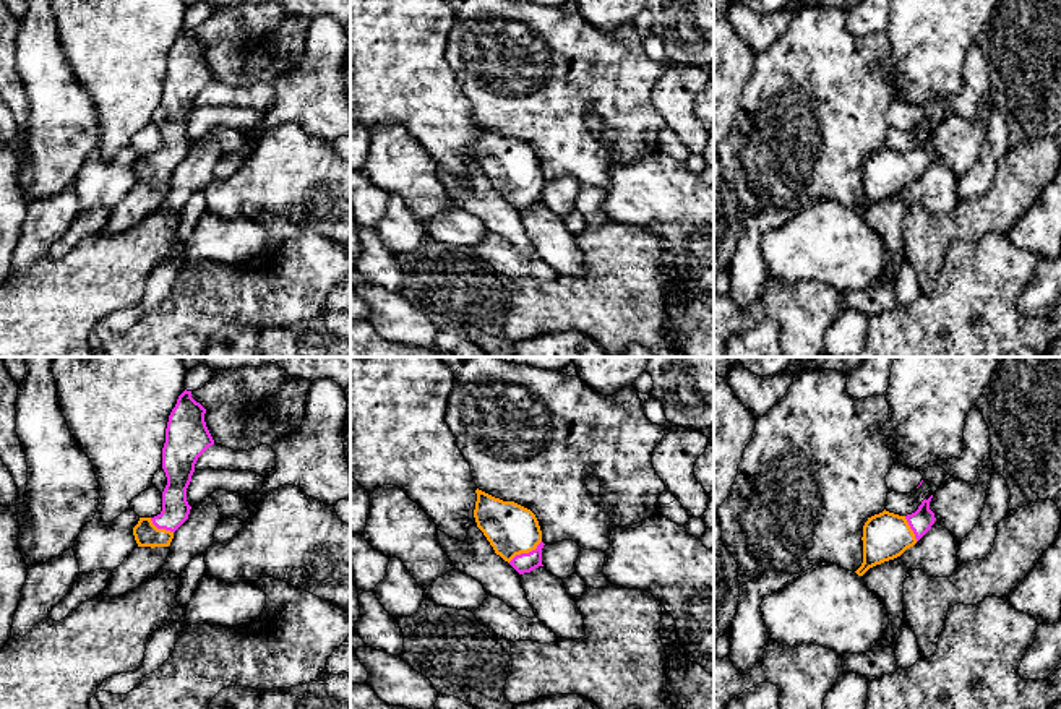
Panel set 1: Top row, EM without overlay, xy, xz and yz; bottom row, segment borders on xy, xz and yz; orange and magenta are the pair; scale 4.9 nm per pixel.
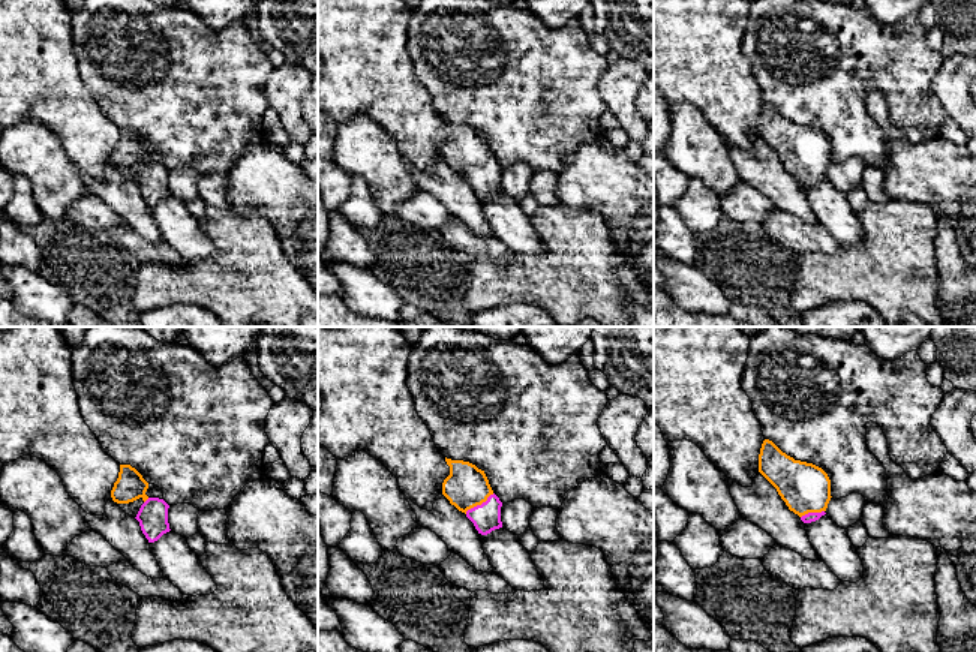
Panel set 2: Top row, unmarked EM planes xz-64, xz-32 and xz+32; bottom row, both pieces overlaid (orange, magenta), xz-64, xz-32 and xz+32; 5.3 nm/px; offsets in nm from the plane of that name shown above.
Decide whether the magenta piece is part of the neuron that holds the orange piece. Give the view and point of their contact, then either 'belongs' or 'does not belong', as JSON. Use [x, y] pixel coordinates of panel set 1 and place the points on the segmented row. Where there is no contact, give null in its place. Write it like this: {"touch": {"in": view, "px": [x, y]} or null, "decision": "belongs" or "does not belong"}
{"touch": {"in": "xz", "px": [524, 552]}, "decision": "belongs"}

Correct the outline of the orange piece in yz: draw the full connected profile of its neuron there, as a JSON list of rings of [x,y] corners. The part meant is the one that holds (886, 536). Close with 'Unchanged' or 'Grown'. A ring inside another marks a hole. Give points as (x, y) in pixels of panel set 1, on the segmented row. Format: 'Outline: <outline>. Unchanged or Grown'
Outline: [[[933,495],[928,500],[923,500],[918,509],[912,514],[907,516],[899,516],[889,511],[883,511],[879,514],[874,514],[868,518],[868,521],[863,526],[863,563],[861,566],[855,571],[858,576],[863,576],[870,568],[881,565],[884,561],[894,560],[900,556],[907,548],[913,547],[934,524],[936,518],[934,513],[930,509],[930,501]]]. Grown

